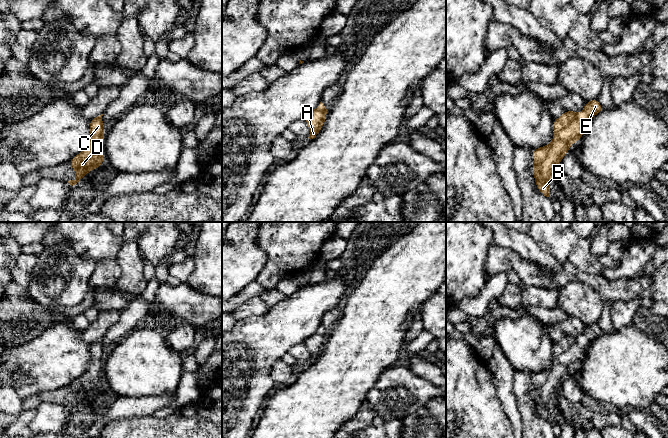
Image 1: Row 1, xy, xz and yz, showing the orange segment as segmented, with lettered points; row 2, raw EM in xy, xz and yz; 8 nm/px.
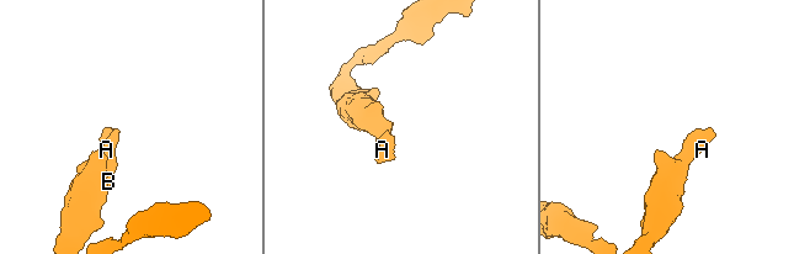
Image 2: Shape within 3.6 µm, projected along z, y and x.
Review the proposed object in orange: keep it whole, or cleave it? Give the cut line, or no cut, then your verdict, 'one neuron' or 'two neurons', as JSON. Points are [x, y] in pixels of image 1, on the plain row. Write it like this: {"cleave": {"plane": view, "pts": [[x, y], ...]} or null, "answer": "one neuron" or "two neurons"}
{"cleave": null, "answer": "one neuron"}

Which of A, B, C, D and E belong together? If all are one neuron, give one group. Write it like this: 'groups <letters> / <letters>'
groups A B C D E

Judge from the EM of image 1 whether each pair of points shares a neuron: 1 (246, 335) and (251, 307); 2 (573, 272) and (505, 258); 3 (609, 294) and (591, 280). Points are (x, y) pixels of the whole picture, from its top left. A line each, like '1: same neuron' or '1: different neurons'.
1: different neurons
2: same neuron
3: same neuron

